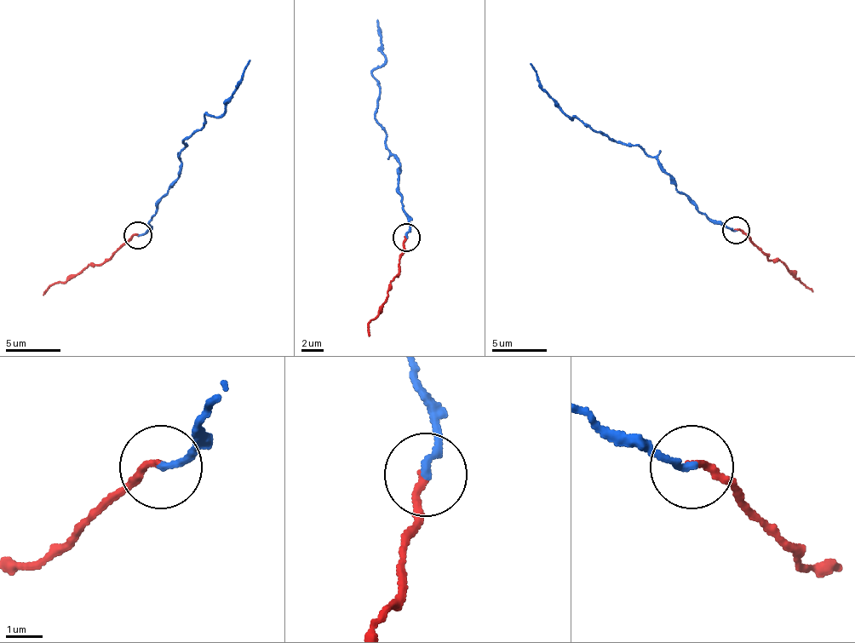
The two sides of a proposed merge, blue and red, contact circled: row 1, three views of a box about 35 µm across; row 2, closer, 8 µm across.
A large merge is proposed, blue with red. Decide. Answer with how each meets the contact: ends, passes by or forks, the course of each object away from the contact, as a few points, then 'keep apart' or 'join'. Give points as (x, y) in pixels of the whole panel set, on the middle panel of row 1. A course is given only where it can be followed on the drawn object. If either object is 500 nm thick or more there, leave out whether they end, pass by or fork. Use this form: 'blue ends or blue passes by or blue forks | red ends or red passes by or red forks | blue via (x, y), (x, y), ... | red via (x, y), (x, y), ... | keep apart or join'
blue ends | red ends | blue via (406, 238), (408, 219), (396, 178), (398, 166), (375, 108), (381, 95), (373, 72), (386, 56), (378, 20) | red via (406, 238), (388, 297), (370, 325), (370, 335) | join

